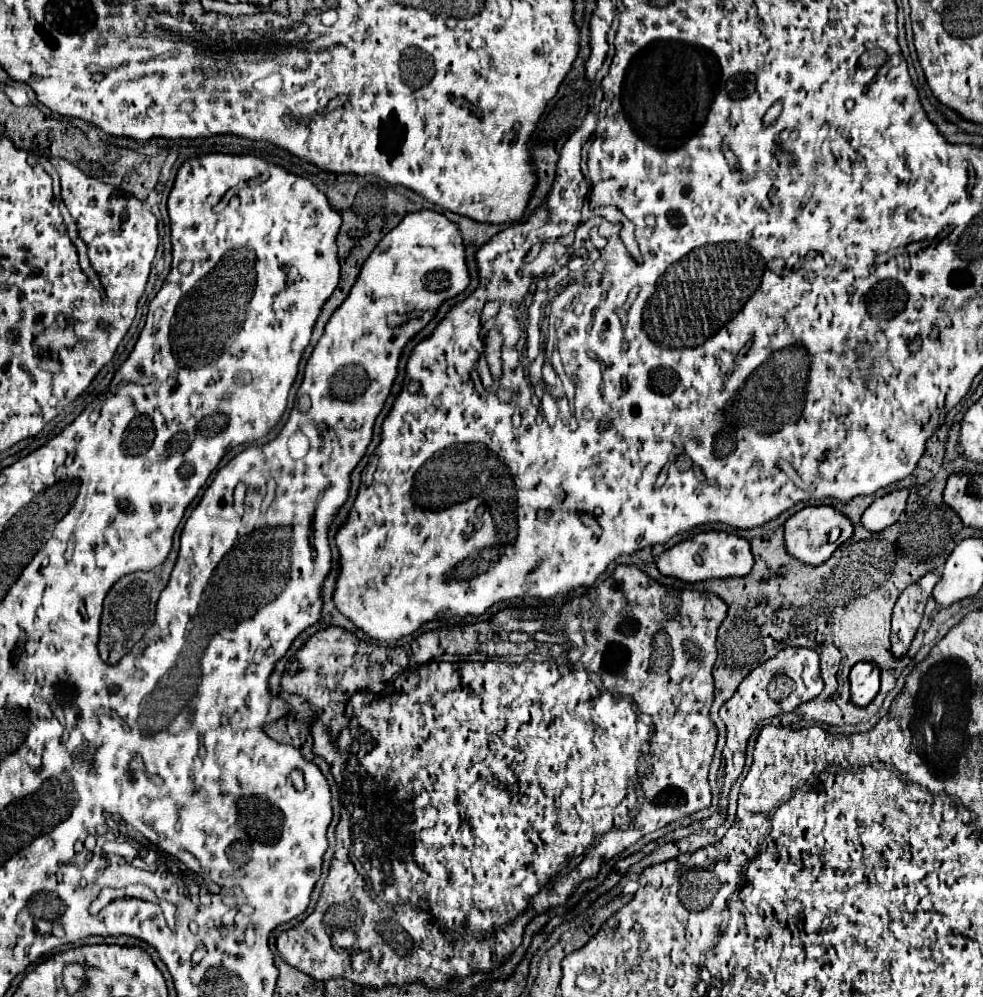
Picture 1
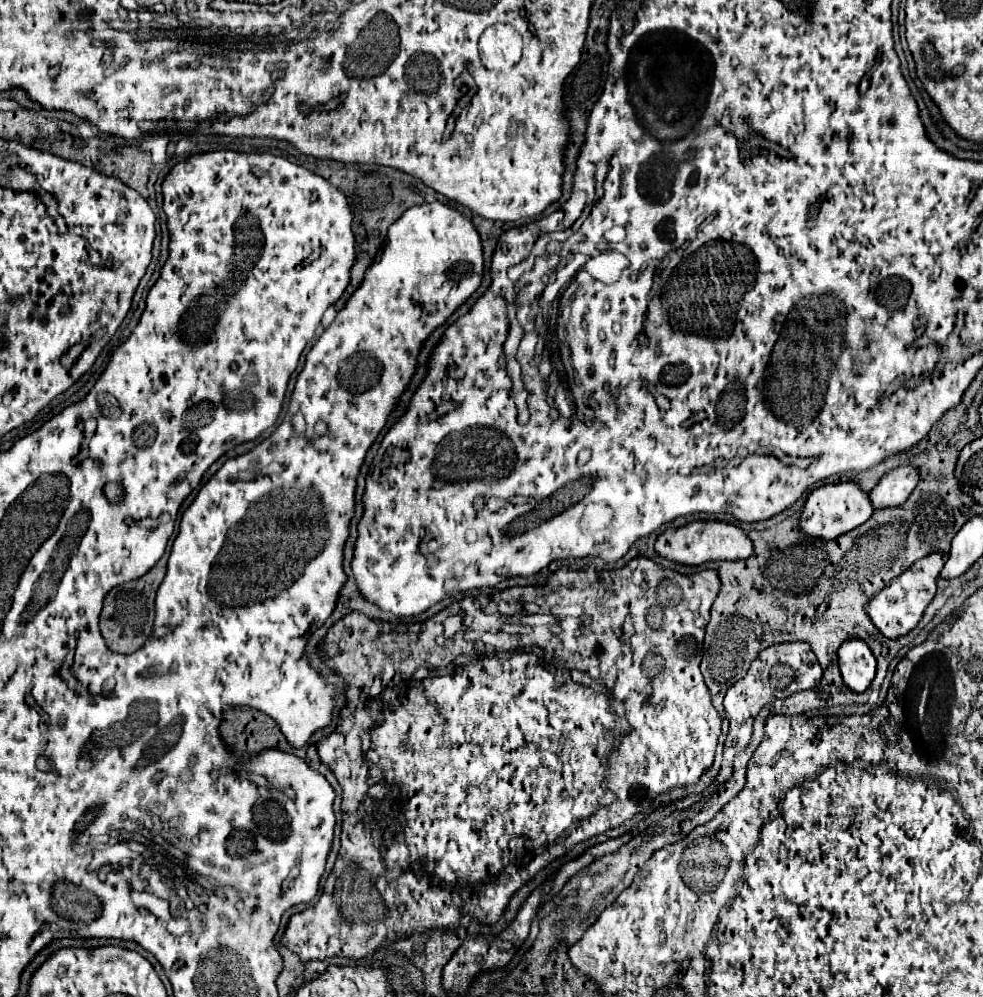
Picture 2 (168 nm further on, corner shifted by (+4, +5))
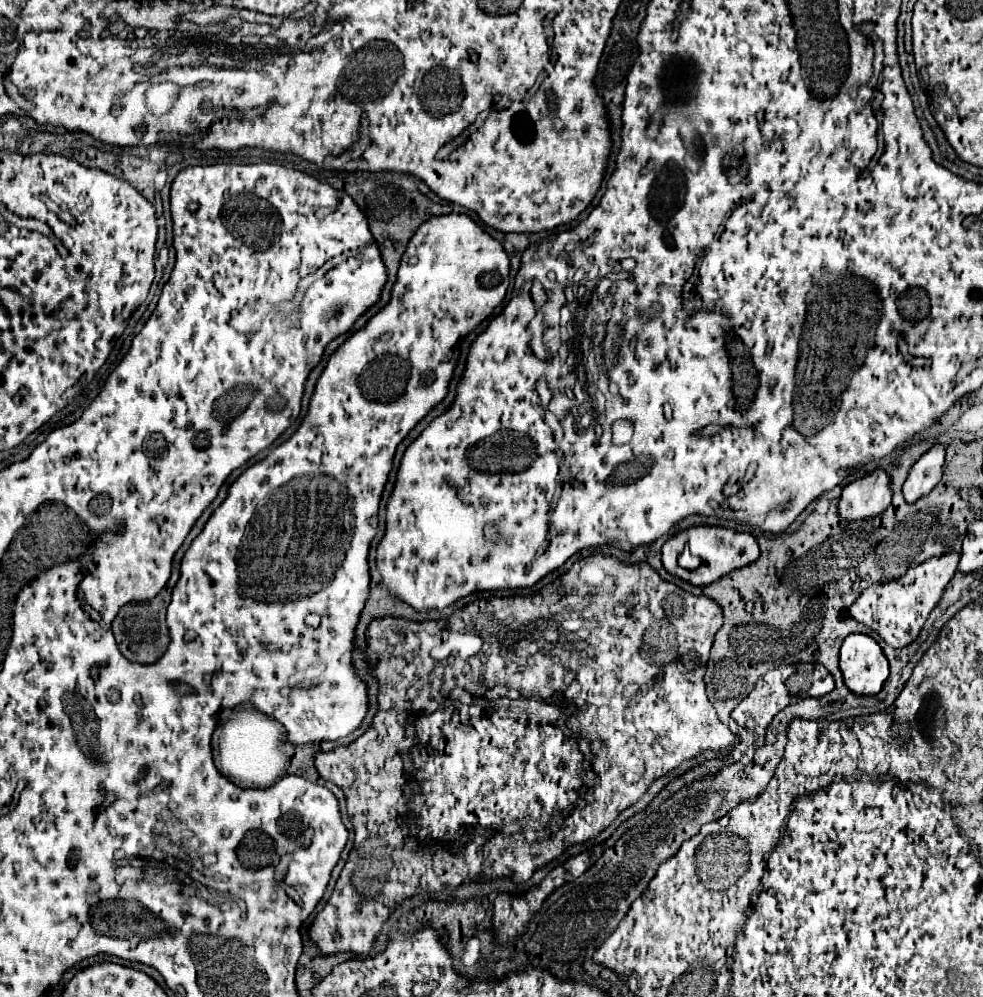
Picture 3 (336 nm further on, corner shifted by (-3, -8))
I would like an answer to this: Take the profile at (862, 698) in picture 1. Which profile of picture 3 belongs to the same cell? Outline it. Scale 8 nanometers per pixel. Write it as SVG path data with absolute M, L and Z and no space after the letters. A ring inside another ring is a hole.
M848 634L840 648L840 670L854 694L878 694L888 678L888 660L868 634Z

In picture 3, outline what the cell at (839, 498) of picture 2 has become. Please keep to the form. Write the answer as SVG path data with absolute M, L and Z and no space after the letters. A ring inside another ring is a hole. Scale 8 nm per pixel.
M876 468L864 478L854 480L842 490L838 508L842 520L864 520L868 516L878 516L892 502L890 474Z

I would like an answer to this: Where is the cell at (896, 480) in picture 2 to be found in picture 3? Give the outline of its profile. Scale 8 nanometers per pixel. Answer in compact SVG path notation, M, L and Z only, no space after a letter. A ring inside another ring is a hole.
M936 444L926 454L922 454L922 458L912 466L902 488L906 502L916 502L940 482L944 456L946 456L946 448L942 444Z

